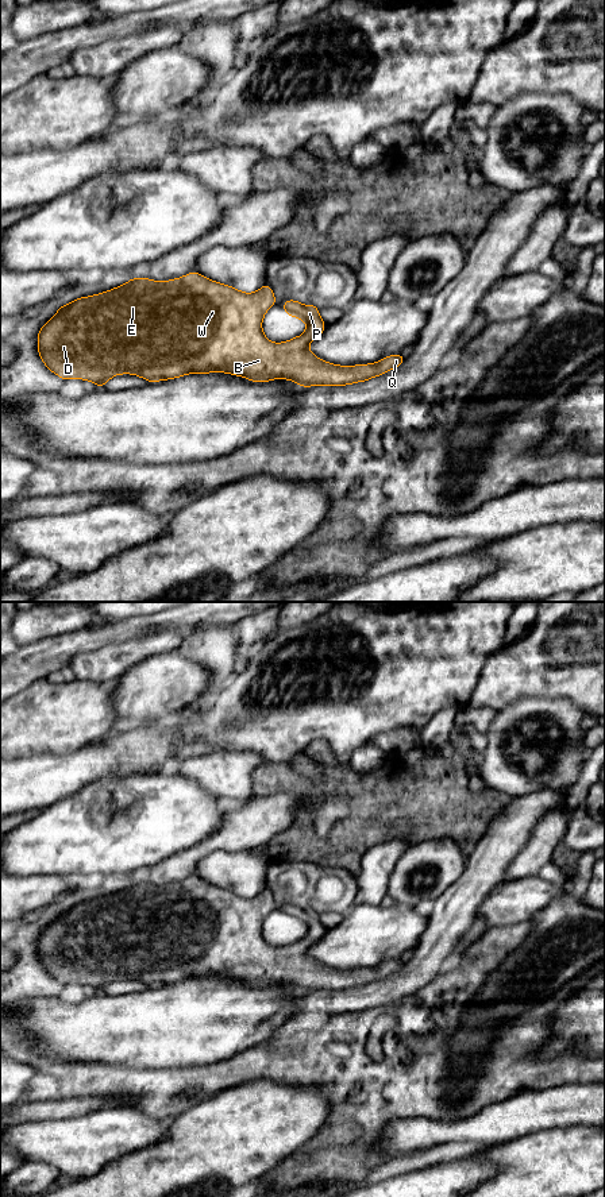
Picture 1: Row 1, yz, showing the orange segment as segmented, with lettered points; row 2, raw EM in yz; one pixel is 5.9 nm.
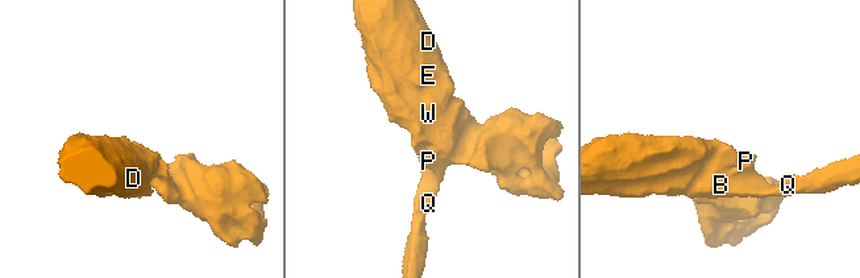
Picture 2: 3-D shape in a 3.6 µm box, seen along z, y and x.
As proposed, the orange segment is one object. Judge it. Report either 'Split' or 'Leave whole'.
Leave whole

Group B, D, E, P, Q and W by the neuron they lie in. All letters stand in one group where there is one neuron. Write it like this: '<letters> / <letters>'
B D E P Q W

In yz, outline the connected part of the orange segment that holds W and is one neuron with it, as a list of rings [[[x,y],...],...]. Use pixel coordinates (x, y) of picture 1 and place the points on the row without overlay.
[[[196,876],[163,887],[131,883],[119,892],[61,910],[38,938],[38,958],[63,985],[78,982],[97,992],[120,978],[158,986],[208,977],[227,977],[251,986],[289,984],[302,992],[346,991],[379,981],[405,965],[400,958],[377,968],[338,970],[316,962],[308,949],[324,937],[325,928],[317,910],[307,911],[294,904],[284,907],[284,916],[305,926],[307,934],[289,946],[273,947],[262,935],[262,924],[274,910],[267,888],[254,897],[243,897]]]

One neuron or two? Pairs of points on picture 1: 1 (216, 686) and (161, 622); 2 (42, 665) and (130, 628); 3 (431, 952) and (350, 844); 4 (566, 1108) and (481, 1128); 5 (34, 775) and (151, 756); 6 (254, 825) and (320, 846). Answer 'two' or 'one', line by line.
1: two
2: one
3: two
4: one
5: one
6: two

